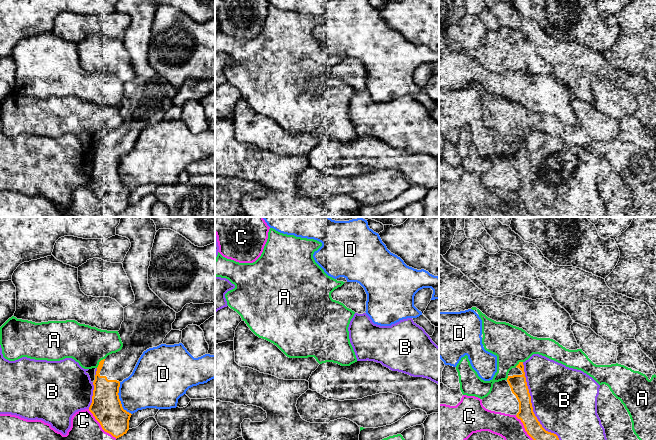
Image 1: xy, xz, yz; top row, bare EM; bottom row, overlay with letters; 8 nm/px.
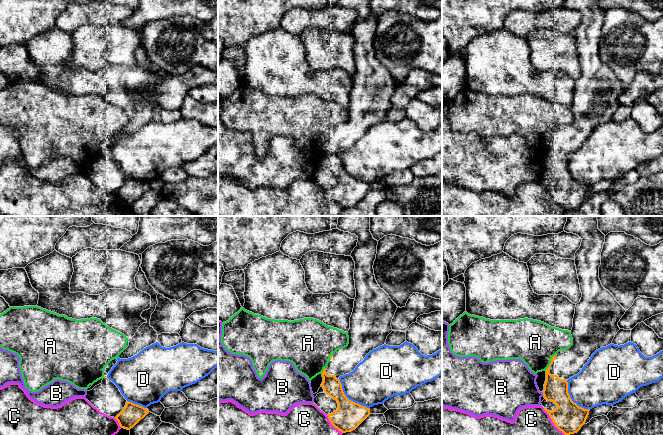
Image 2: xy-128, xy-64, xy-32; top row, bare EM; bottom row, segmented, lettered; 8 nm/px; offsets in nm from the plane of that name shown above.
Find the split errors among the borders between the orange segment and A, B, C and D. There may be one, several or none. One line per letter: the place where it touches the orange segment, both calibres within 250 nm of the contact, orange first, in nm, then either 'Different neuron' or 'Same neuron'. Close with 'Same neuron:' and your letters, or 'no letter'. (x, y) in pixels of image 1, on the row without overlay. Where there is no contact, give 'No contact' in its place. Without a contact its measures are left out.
A: Touches orange at xy (99, 138). Thickness 200 nm (orange) against 320 nm. Different neuron
B: Touches orange at yz (531, 180). Thickness 140 nm (orange) against 480 nm. Different neuron
C: Touches orange at xy (101, 202). Thickness 240 nm (orange) against 320 nm. Different neuron
D: Touches orange at xy (119, 175). Thickness 240 nm (orange) against 340 nm. Different neuron
Same neuron: no letter

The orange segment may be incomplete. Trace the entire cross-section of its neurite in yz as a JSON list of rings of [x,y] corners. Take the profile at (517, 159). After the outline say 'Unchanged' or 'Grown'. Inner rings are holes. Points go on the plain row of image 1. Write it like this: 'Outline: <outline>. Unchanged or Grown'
Outline: [[[519,138],[509,147],[507,158],[519,178],[519,188],[516,193],[523,199],[527,210],[534,217],[560,217],[556,210],[548,208],[542,203],[533,188],[523,138]]]. Grown

